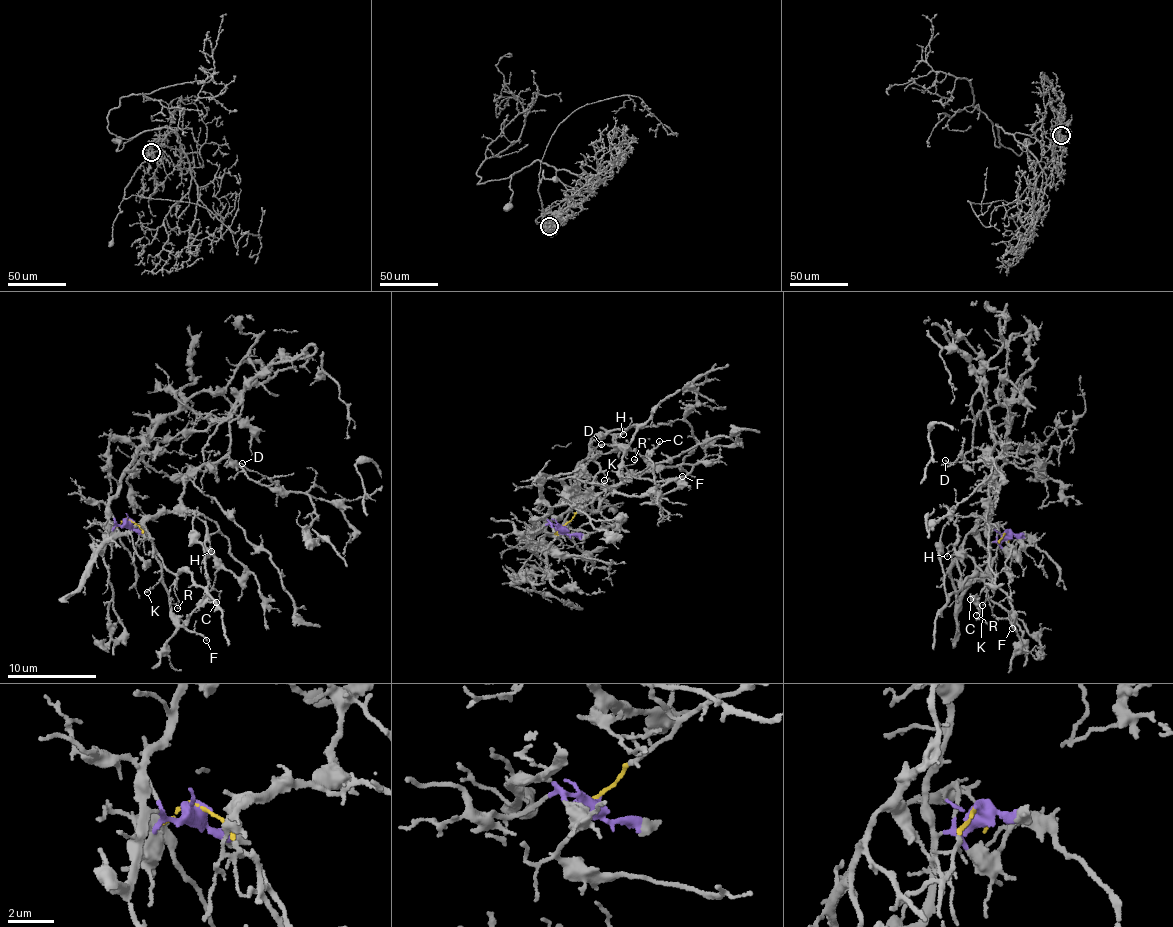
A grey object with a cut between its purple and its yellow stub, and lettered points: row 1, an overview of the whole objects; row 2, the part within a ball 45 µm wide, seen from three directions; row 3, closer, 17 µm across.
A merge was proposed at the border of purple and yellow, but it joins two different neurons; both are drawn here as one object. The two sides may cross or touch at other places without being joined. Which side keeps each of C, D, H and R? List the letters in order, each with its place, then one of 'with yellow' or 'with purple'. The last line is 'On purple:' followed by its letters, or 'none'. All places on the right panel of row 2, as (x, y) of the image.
C: at (970, 599); with purple
D: at (945, 460); with purple
H: at (947, 556); with purple
R: at (976, 615); with yellow
On purple: C, D, H

